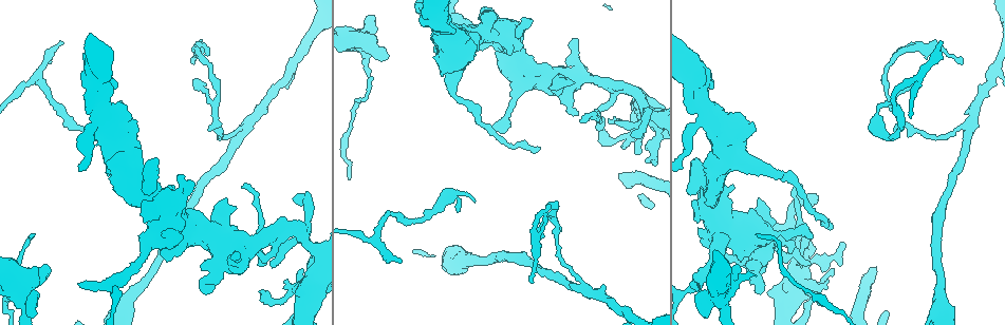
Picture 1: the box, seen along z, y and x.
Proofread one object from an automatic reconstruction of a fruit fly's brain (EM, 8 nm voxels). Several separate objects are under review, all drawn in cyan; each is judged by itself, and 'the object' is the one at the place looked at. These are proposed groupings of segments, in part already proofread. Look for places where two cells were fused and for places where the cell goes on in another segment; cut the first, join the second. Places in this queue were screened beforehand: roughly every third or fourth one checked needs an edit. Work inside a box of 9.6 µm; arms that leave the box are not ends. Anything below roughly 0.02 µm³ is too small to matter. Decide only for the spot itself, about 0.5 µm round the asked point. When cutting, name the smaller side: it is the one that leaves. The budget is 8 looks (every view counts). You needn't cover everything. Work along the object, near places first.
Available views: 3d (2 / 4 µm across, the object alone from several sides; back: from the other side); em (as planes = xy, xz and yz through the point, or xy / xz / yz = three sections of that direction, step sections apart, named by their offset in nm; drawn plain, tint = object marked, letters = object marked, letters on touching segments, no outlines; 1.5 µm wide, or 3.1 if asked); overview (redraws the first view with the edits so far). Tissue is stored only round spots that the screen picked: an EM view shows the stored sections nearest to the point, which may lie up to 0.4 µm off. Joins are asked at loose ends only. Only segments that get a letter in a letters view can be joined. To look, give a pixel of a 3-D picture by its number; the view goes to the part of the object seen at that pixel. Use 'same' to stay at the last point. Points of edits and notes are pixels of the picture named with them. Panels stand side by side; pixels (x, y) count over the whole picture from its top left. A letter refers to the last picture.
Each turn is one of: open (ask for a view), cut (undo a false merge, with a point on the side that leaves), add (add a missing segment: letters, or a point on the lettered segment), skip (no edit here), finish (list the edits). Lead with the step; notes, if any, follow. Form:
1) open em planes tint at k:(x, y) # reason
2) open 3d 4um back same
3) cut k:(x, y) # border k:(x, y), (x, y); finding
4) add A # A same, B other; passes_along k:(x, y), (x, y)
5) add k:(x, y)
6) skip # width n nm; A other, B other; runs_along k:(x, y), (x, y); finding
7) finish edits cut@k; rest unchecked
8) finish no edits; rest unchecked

open em planes letters at 1:(506, 54) # thick end

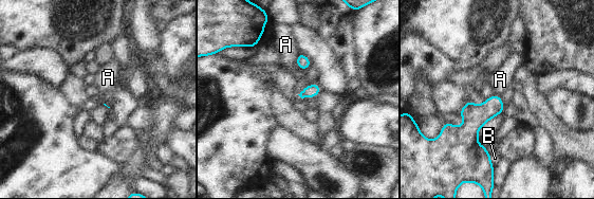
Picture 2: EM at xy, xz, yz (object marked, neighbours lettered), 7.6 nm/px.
skip # A other, B other; runs_along 2:(496, 97), (472, 124), (472, 144), (486, 158); none of them fits

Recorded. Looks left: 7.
open 3d 4um at 1:(62, 41) # an open end

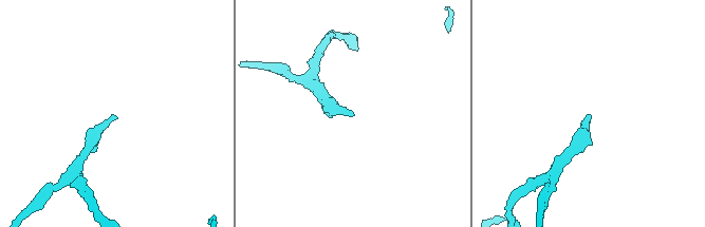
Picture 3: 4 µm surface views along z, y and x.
open em xz step 4 letters at 3:(116, 118)

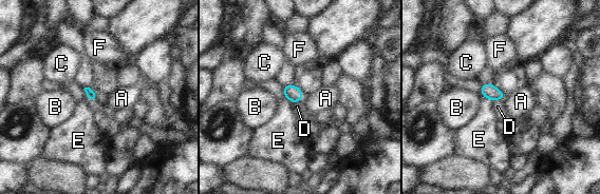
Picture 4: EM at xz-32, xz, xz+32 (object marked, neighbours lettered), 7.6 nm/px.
open em planes letters same # cut it another way

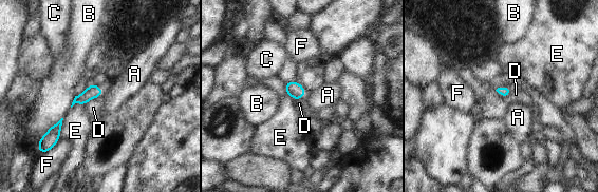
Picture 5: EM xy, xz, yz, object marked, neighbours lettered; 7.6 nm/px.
skip # A other, B other, C other, D other, E other, F other; border 5:(306, 93), (301, 98); no lettered segment goes on from it

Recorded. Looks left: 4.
open em xy step 4 tint at 1:(195, 80) # branch stops here

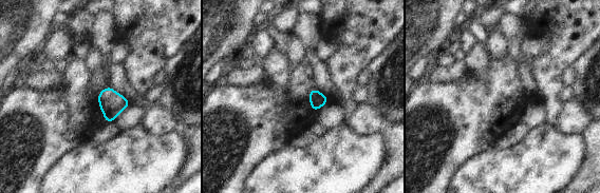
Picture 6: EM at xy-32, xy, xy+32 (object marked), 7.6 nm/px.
open em planes letters same

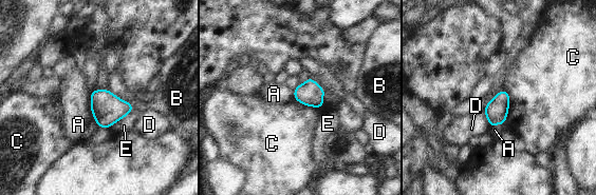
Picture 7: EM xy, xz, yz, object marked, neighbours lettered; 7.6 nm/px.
skip # longest_contact C 280 nm; A other, B other, C other, D other, E other; border 7:(504, 89), (509, 97), (505, 123); no lettered segment goes on from it

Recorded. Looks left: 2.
finish no edits; rest unchecked

